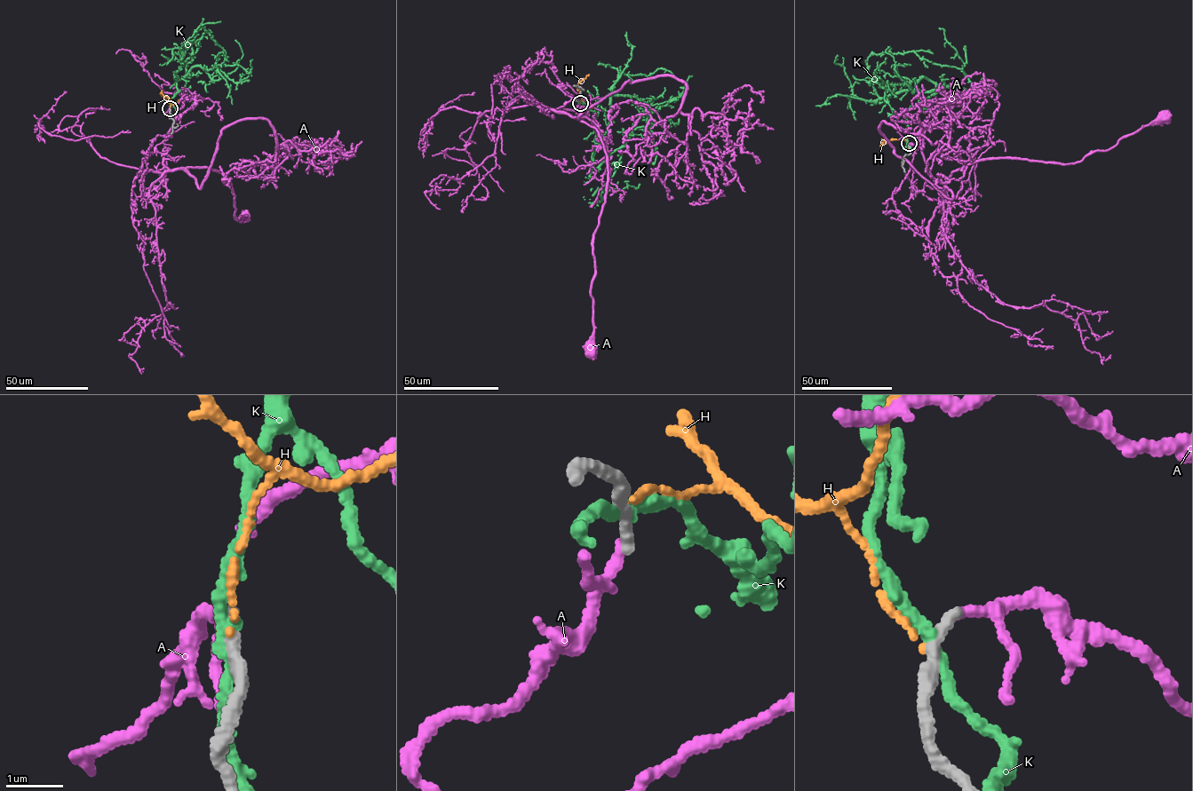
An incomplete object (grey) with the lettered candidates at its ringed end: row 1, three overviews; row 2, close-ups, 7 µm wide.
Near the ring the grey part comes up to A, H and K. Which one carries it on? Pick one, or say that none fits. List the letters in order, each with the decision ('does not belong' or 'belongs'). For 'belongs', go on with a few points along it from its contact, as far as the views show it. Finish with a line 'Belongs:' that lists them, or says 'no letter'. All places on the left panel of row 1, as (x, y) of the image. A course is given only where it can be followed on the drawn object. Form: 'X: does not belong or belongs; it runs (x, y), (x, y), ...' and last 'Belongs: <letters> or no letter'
A: belongs; it runs (170, 108), (166, 113), (175, 122), (163, 163), (223, 173), (232, 186), (237, 220), (244, 216)
H: does not belong
K: does not belong
Belongs: A

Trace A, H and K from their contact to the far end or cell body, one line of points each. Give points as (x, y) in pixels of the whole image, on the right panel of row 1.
A: (909, 143), (922, 145), (928, 174), (942, 196), (953, 172), (977, 161), (1010, 157), (1078, 162), (1162, 118)
H: (908, 145), (905, 140), (894, 139), (885, 140), (879, 146)
K: (908, 145), (908, 109), (942, 89), (958, 87), (923, 77), (905, 85), (894, 83), (892, 91), (853, 75)

